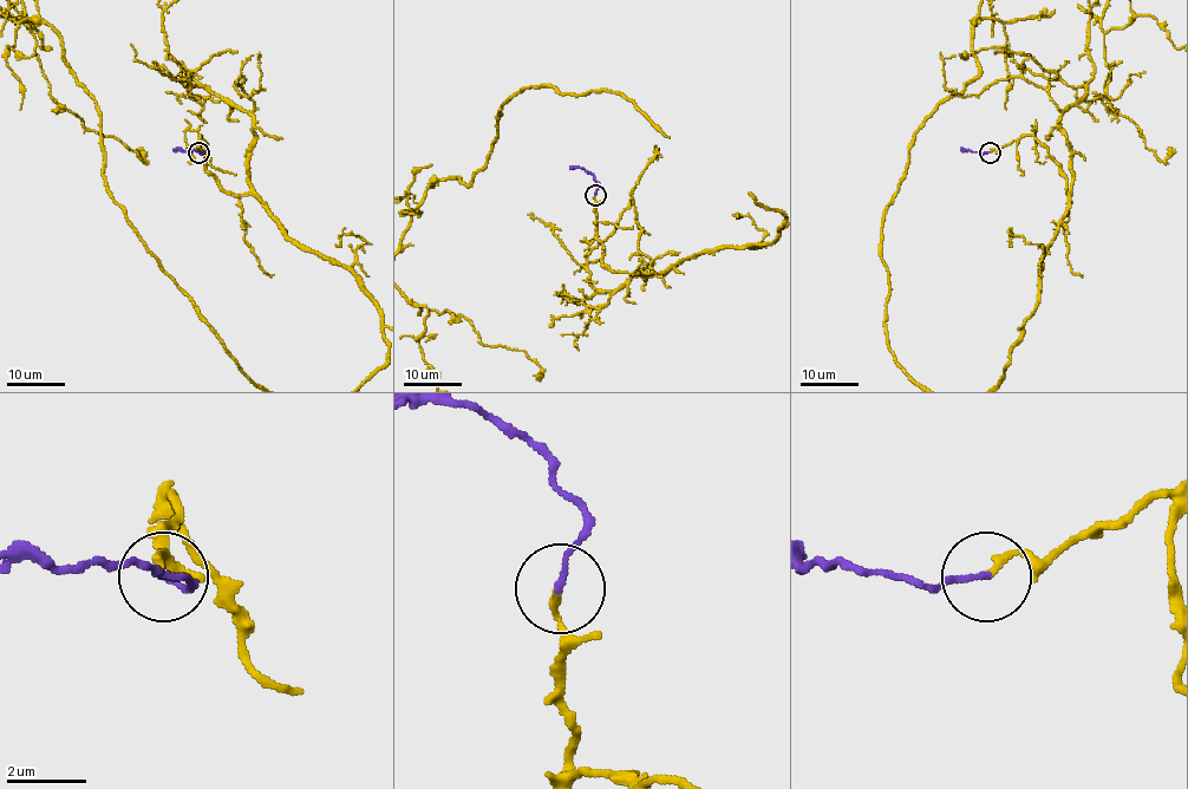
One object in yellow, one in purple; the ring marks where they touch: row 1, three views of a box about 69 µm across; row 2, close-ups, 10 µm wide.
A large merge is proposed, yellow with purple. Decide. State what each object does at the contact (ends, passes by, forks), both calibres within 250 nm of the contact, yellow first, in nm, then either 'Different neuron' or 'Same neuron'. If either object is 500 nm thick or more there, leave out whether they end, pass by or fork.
At the ring yellow ends. At the ring purple ends. Thickness 160 nm (yellow) against 130 nm. Same neuron

